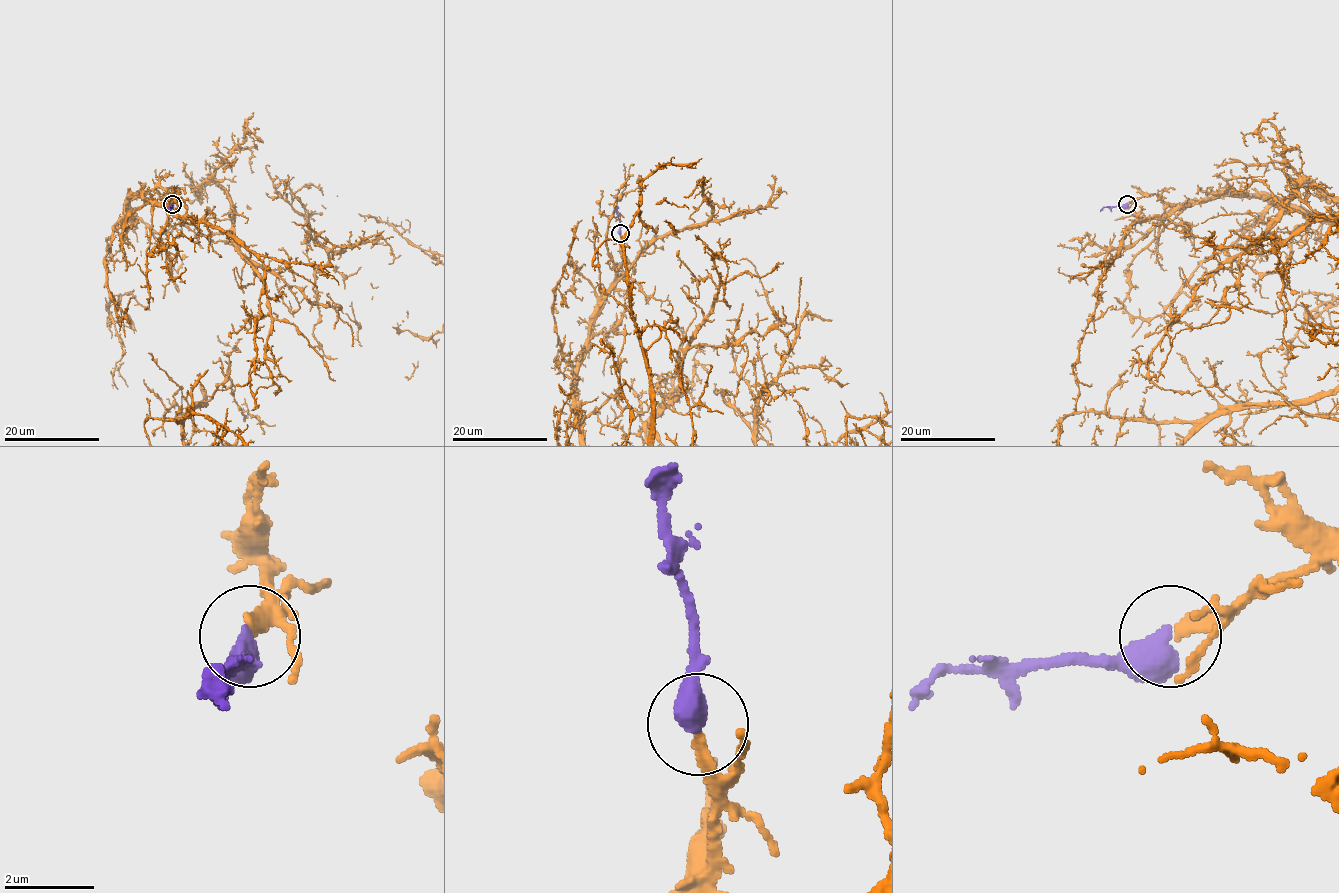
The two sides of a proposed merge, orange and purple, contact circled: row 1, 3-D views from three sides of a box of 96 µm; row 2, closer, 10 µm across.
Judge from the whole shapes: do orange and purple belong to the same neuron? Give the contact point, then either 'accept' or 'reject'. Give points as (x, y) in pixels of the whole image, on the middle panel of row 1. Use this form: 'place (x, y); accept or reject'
place (620, 233); accept

